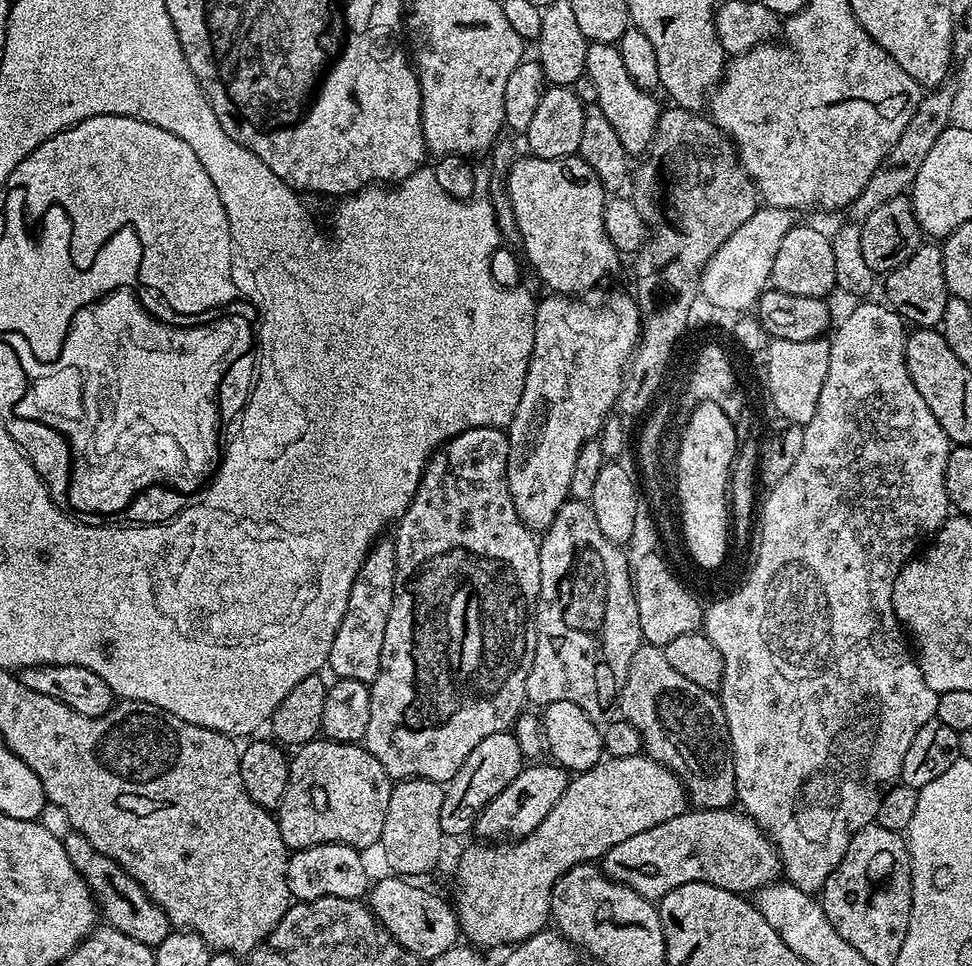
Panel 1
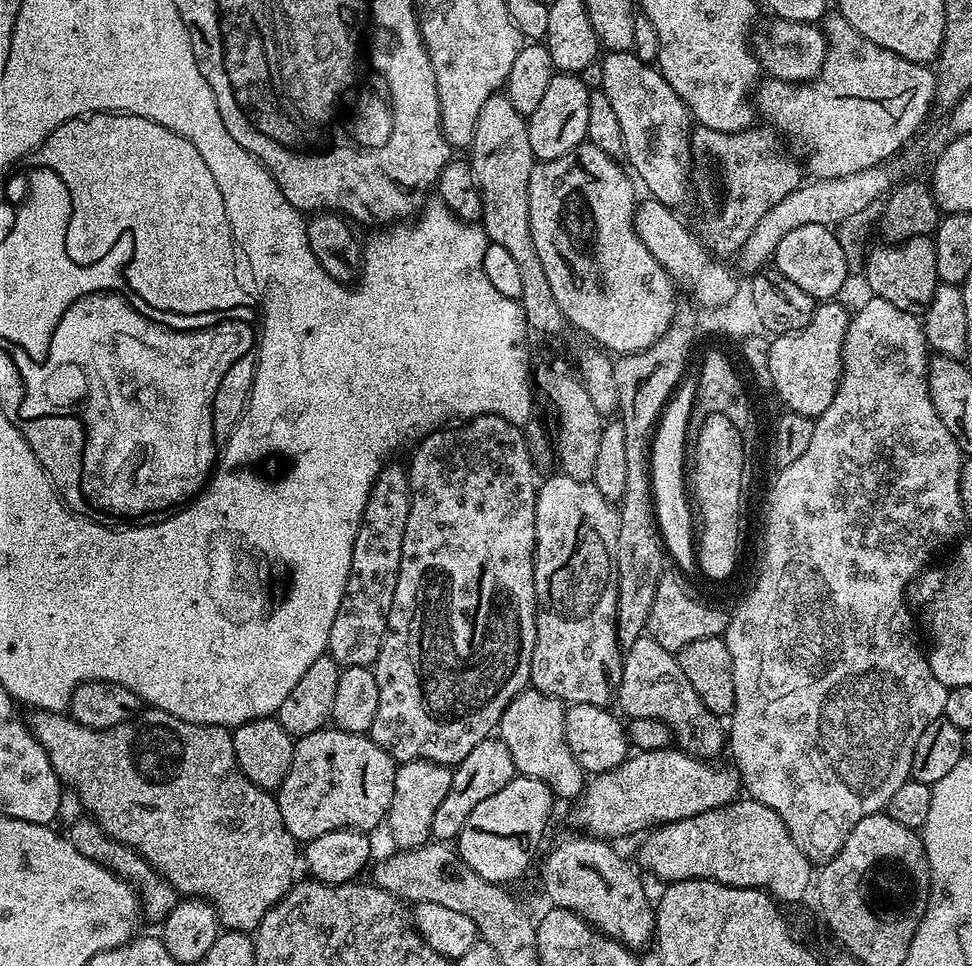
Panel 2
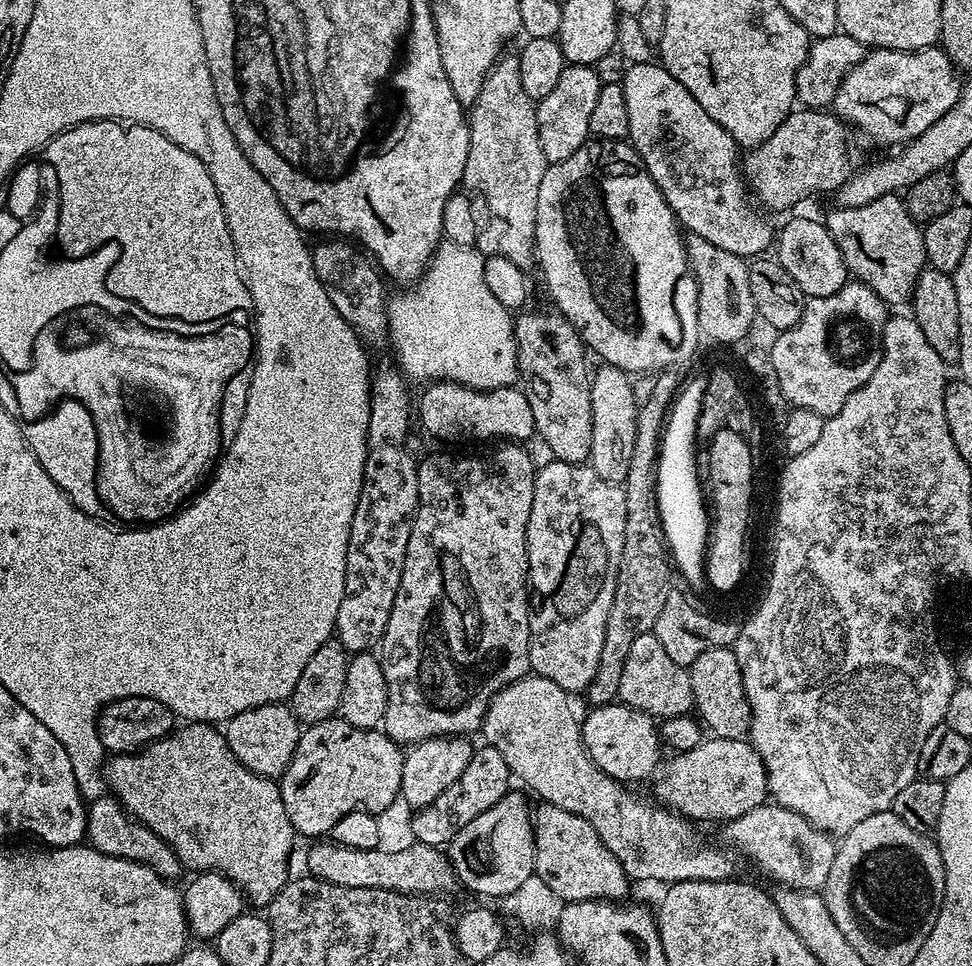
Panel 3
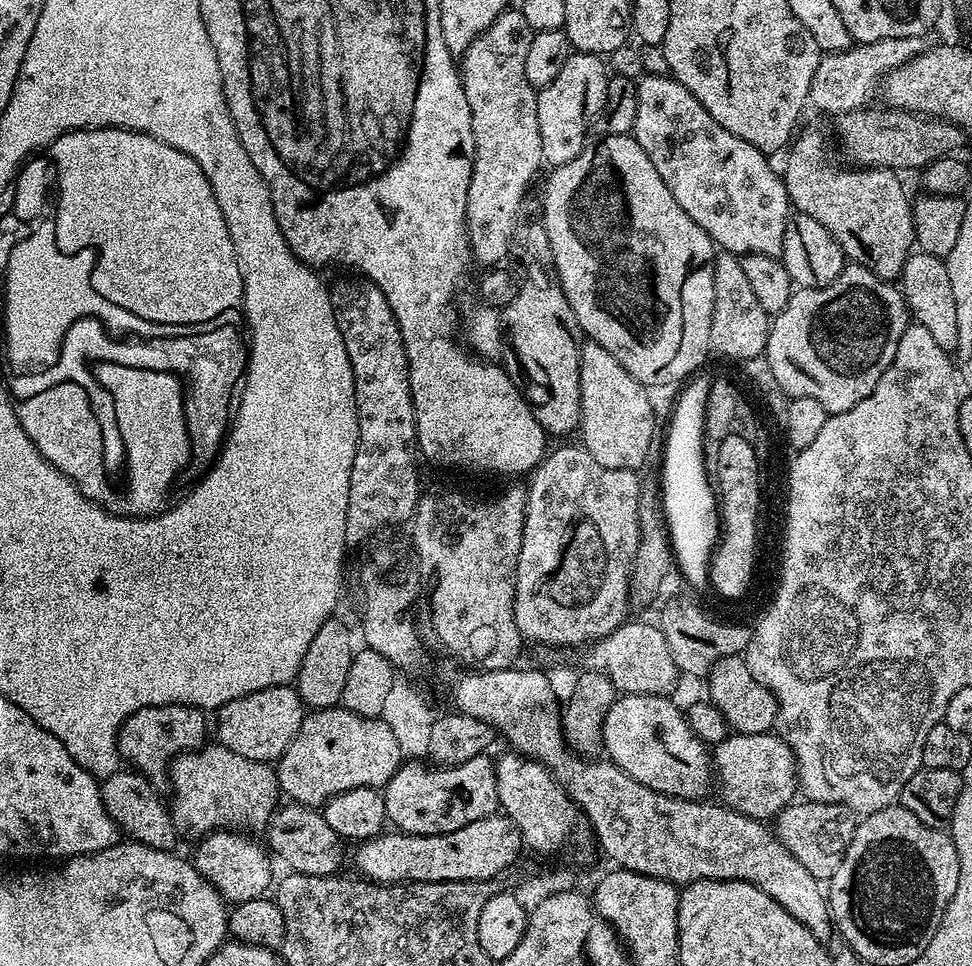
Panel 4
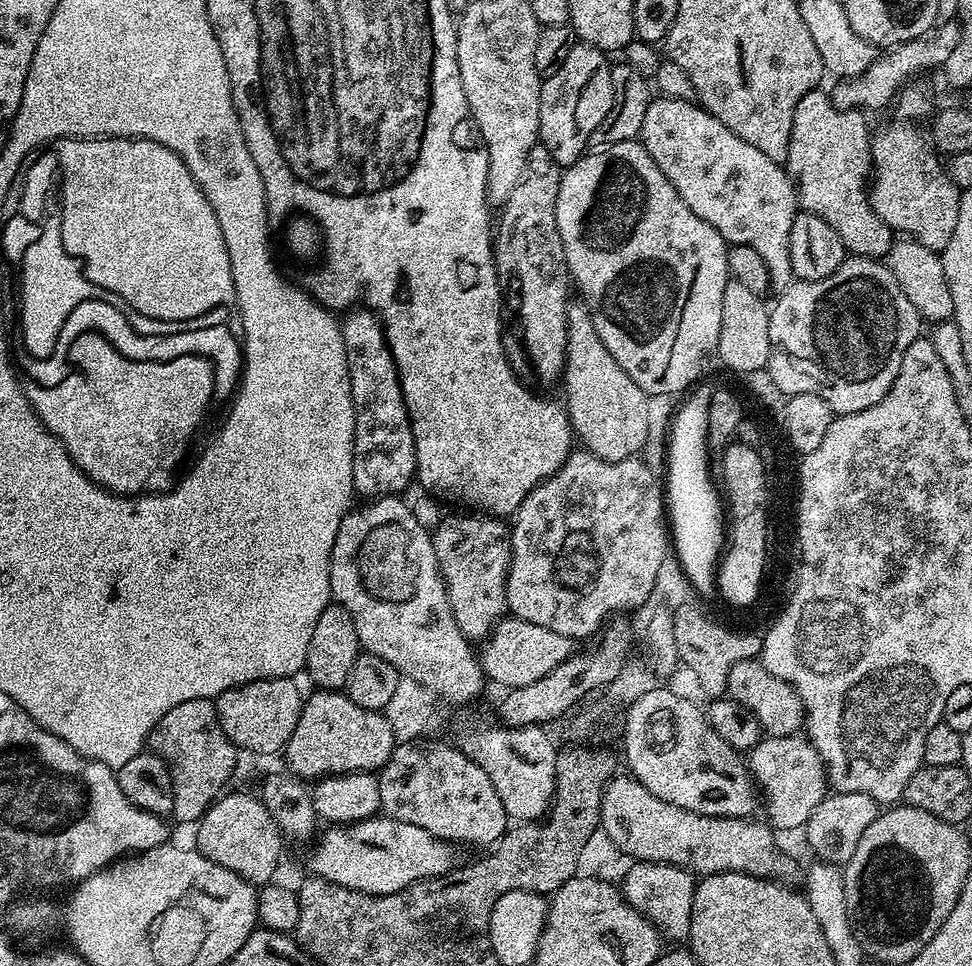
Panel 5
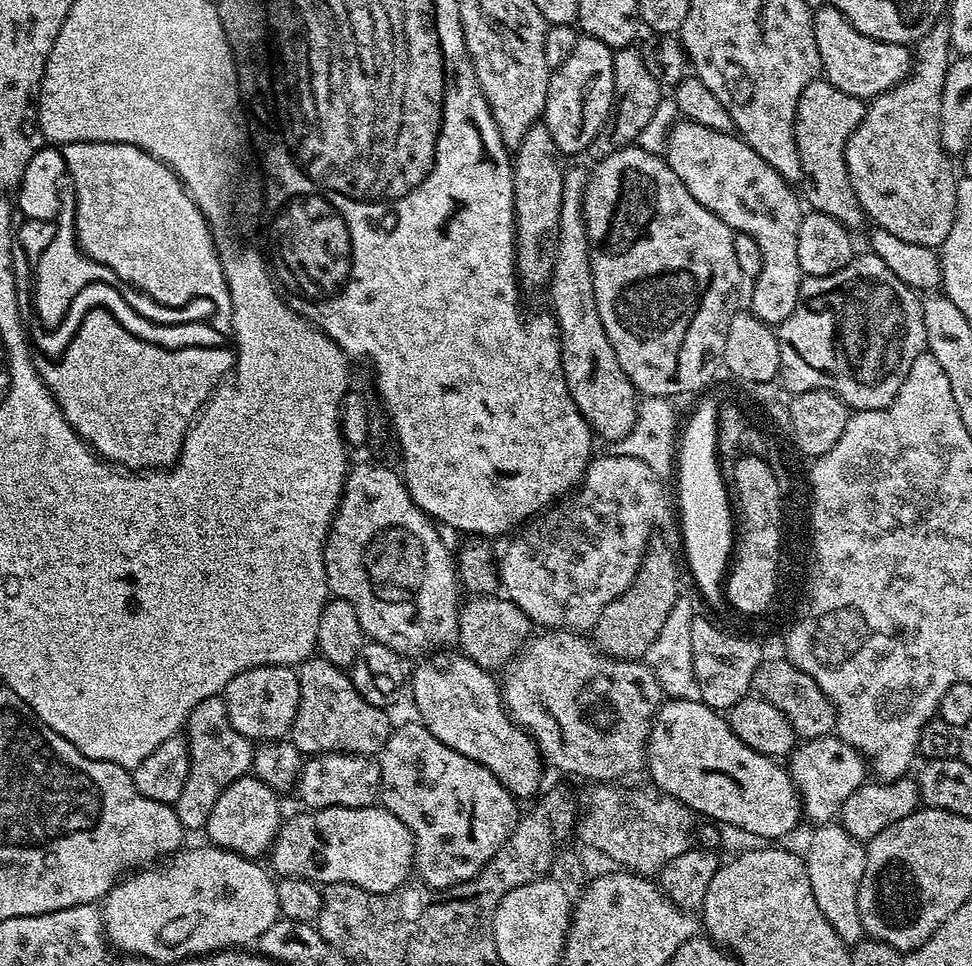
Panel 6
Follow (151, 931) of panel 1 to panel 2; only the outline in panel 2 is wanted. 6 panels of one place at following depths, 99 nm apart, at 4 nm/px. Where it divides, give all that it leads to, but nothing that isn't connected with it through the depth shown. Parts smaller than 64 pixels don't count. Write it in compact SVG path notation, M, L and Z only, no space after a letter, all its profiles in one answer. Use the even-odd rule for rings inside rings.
M83 818L84 820L76 820L66 829L66 835L70 843L74 846L74 850L78 850L78 854L86 854L86 858L90 858L94 862L101 864L103 868L108 868L113 875L132 888L138 901L138 912L141 917L144 916L150 923L156 926L163 925L164 919L170 914L170 910L174 910L174 906L178 902L178 893L175 888L171 888L158 873L138 855L135 848L127 848L122 842L118 842L114 838L110 838L91 818Z

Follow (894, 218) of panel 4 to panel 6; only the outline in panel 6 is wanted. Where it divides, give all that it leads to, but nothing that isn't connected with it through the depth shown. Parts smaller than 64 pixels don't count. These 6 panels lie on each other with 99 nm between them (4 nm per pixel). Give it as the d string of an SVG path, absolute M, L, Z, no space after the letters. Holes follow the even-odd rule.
M821 78L810 82L810 86L802 90L794 122L798 158L802 158L802 174L798 188L802 193L803 203L811 211L826 214L849 230L856 230L860 223L865 223L866 217L850 186L844 161L844 147L850 134L862 122L865 107L865 101L861 97L846 94L838 90L838 86Z

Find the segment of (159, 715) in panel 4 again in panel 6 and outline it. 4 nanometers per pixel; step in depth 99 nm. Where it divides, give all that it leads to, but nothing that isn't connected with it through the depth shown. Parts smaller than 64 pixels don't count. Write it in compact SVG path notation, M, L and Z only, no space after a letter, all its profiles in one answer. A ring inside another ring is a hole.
M211 696L209 700L204 700L188 716L186 739L190 754L190 774L174 807L178 822L182 822L184 829L204 830L208 826L210 810L214 810L214 802L222 798L222 790L226 790L230 782L249 775L254 744L242 734L238 734L234 726L230 726L230 718L220 696Z

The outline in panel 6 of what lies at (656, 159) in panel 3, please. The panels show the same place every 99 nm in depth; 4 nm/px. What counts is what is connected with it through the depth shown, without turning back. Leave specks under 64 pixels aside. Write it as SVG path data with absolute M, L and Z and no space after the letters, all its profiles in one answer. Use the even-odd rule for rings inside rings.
M677 119L668 129L662 152L670 170L674 170L678 178L682 178L682 186L686 186L686 190L690 190L690 194L694 194L694 198L698 198L698 202L706 206L706 210L718 214L718 218L722 218L722 222L726 222L726 226L730 226L733 233L750 234L750 238L758 242L758 250L762 250L762 270L750 284L750 311L762 323L779 326L783 320L790 318L790 314L800 303L802 273L798 262L798 226L802 222L805 209L797 189L784 180L782 174L774 170L774 166L758 158L754 149L741 140L739 135L710 130L706 126L698 126L698 122Z

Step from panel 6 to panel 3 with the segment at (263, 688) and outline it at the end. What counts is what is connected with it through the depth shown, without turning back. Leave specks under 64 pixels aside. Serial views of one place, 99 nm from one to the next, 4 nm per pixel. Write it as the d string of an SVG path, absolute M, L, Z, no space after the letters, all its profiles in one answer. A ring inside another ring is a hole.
M281 702L254 706L254 710L242 710L242 714L226 721L222 731L230 750L234 750L234 758L238 758L246 770L259 776L279 778L284 775L286 766L290 766L290 758L294 758L302 726L289 705Z

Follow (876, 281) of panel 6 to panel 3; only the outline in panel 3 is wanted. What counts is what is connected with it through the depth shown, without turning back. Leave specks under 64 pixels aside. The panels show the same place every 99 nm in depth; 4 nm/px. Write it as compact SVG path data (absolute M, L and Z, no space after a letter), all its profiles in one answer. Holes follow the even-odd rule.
M849 282L842 286L834 294L814 296L804 301L802 318L792 328L783 329L780 336L770 345L770 357L774 373L777 374L777 386L781 388L781 394L792 408L805 408L814 410L814 414L822 417L830 417L838 414L842 408L842 402L854 394L872 377L872 371L876 368L877 357L868 356L868 327L871 324L883 325L890 315L889 305L885 304L874 290L870 290L865 284Z

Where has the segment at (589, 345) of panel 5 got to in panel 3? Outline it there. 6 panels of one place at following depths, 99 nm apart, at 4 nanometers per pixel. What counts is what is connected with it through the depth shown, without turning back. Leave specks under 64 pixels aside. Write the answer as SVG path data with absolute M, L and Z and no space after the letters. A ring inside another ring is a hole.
M601 363L600 369L591 373L592 389L590 402L594 414L594 434L590 438L590 454L587 463L602 478L611 484L623 485L630 470L630 458L634 454L634 434L636 433L637 393L632 393L629 373L613 364Z

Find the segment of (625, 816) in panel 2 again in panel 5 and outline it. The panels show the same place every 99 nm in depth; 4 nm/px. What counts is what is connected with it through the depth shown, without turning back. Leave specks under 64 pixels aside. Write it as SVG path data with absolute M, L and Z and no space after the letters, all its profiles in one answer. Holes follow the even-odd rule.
M765 735L747 753L748 772L756 781L762 804L768 807L767 823L773 829L800 828L808 823L810 814L818 810L825 796L829 795L828 773L811 740L803 735Z

